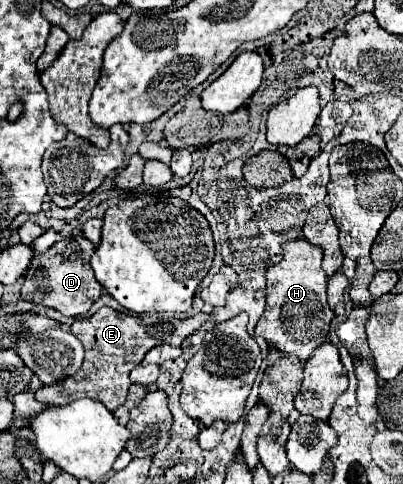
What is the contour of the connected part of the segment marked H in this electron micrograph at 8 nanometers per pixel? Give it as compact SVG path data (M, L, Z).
M305 238L283 242L283 260L267 268L267 306L261 320L255 326L255 334L277 346L285 354L295 354L299 360L307 360L313 350L327 342L333 310L327 304L327 274L321 268L323 250L307 242Z

